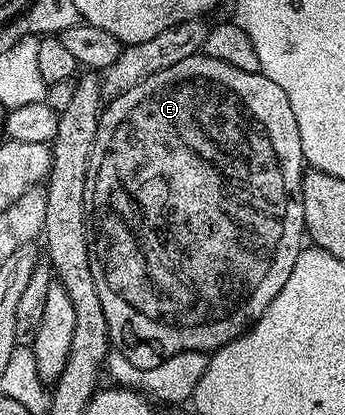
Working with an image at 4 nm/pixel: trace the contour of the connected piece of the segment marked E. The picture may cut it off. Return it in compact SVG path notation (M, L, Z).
M201 52L191 54L186 60L178 60L178 64L174 64L170 68L162 68L162 72L154 72L146 80L134 84L134 88L124 90L118 97L111 99L103 107L100 116L98 132L94 140L94 152L90 156L90 168L86 172L84 203L88 213L90 272L94 272L94 284L98 284L98 300L102 300L102 308L106 312L106 324L108 325L108 336L111 345L115 347L119 354L126 356L126 360L130 360L130 364L134 364L134 368L142 368L143 370L154 368L158 364L162 364L162 360L166 360L178 352L190 352L191 350L211 352L217 350L219 346L225 346L227 342L234 341L238 335L244 333L252 325L255 319L260 318L262 312L266 312L270 300L274 300L274 296L278 296L278 292L282 292L282 284L286 284L286 280L290 277L290 272L294 268L294 260L298 260L300 255L302 249L300 241L305 241L306 238L304 209L302 208L302 180L305 173L304 147L302 146L302 140L298 136L298 120L294 120L294 108L290 108L290 100L286 96L286 92L282 92L282 88L278 88L278 84L274 84L274 80L270 80L264 74L242 72L242 68L234 68L222 60L214 60L209 54Z

